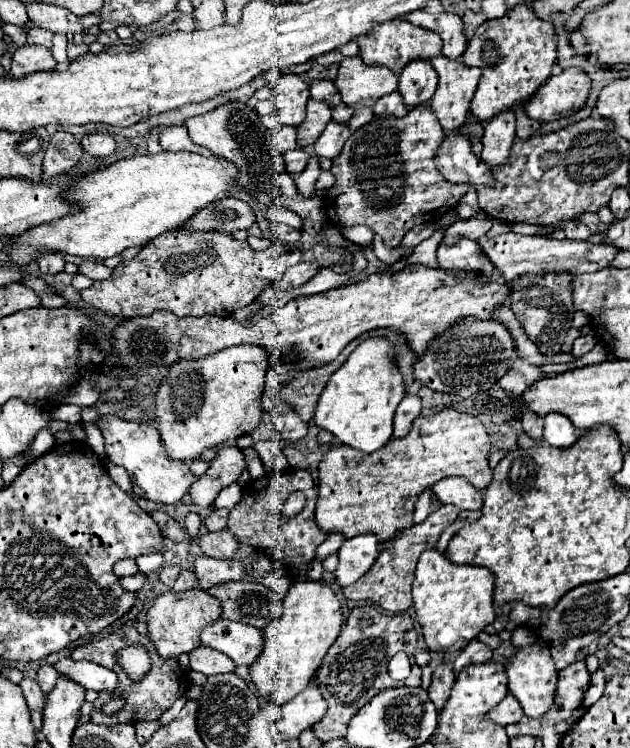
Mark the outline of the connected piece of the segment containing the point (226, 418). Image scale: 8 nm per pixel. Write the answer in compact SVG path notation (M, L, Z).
M230 346L200 360L176 362L170 368L168 382L164 380L160 384L154 406L154 428L160 432L160 440L166 448L168 458L178 462L192 462L200 458L200 454L206 448L216 448L226 440L236 440L244 434L250 434L262 420L260 398L268 370L270 370L270 360L260 346Z

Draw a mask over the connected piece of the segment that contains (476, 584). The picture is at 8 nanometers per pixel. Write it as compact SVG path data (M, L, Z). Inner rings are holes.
M426 550L418 560L416 578L412 584L414 610L426 648L436 652L460 652L488 624L494 622L496 608L492 594L494 578L490 570L482 566L458 566L438 550Z

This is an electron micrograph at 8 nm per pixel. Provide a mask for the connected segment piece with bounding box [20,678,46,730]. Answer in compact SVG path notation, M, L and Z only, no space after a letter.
M24 678L20 682L20 688L22 688L24 698L28 702L28 708L30 708L30 714L32 714L32 724L34 724L36 730L40 730L40 726L42 726L42 710L44 710L46 696L42 694L38 682L30 680L30 678Z

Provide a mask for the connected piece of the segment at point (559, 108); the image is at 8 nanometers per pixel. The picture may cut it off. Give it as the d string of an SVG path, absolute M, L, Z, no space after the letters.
M568 68L564 70L560 76L552 76L524 106L526 114L538 122L552 122L552 120L560 120L566 116L576 114L578 110L584 108L588 94L592 88L592 80L586 72L582 72L580 68Z

